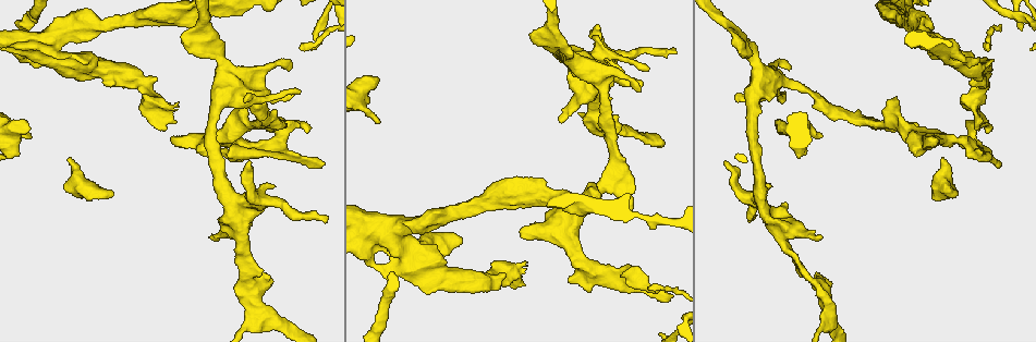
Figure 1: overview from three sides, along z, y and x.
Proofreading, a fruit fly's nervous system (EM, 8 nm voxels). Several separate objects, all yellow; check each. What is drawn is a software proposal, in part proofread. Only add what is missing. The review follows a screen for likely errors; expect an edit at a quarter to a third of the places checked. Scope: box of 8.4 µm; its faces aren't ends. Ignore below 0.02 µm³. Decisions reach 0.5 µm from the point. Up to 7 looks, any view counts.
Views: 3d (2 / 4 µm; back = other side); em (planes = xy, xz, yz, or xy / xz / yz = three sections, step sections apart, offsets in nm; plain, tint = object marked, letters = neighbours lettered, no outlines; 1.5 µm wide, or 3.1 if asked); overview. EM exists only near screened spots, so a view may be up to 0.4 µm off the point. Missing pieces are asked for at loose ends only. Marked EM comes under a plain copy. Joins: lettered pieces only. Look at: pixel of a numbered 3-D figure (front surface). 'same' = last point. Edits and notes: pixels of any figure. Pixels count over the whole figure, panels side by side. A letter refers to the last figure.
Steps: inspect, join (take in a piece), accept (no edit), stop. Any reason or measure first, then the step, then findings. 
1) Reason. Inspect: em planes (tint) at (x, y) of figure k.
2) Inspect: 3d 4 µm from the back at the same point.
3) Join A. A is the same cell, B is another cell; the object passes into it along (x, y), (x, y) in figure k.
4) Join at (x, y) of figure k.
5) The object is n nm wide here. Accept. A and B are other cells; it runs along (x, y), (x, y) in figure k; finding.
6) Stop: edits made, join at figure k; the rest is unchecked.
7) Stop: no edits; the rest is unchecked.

Branch stops here. Inspect: 3d 2 µm at (779, 129) of figure 1.

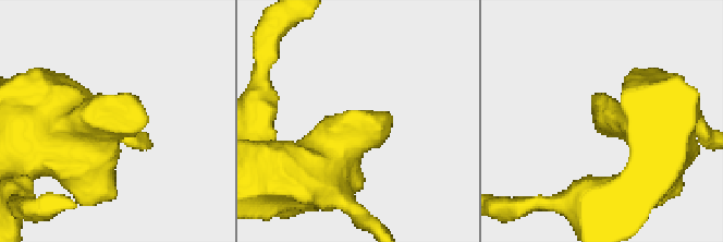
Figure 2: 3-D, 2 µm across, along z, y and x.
Inspect: em planes (letters) at (598, 128) of figure 2.

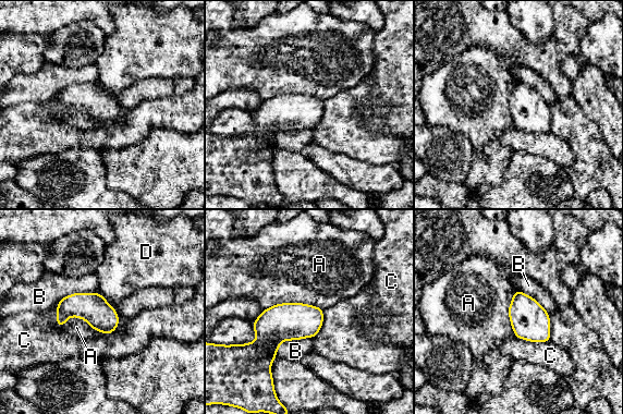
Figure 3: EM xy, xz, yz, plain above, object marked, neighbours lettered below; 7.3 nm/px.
Accept. A, B, C and D are other cells; a border runs along (53, 311), (107, 335) in figure 3; no lettered piece goes on from it.

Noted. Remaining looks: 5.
An open end. Inspect: em planes (letters) at (940, 159) of figure 1.

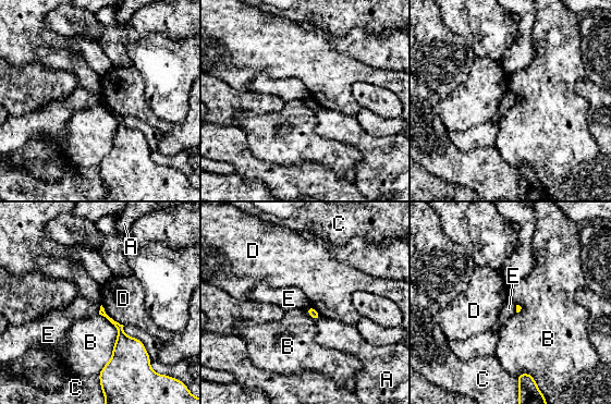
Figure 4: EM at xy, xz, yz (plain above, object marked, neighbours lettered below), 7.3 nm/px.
Accept. A, B, C, D and E are other cells; a border runs along (101, 305), (98, 314) in figure 4; no lettered piece goes on from it.

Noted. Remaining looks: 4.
Free end. Inspect: 3d 2 µm at (213, 238) of figure 1.

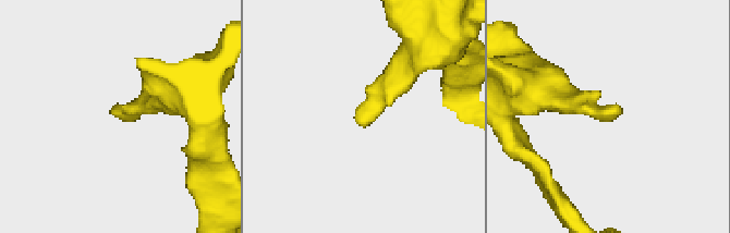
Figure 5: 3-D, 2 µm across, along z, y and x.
Inspect: em yz step 4 (letters) at (119, 111) of figure 5.

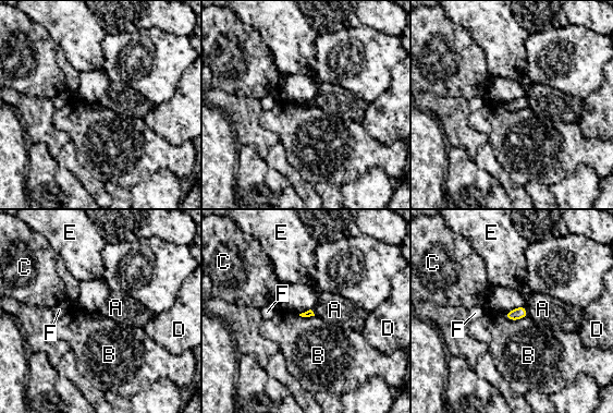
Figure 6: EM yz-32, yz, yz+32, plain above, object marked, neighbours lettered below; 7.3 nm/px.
Accept. A, B, C, D, E and F are other cells; no lettered piece goes on from it.

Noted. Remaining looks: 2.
Stop: no edits; the rest is unchecked.

